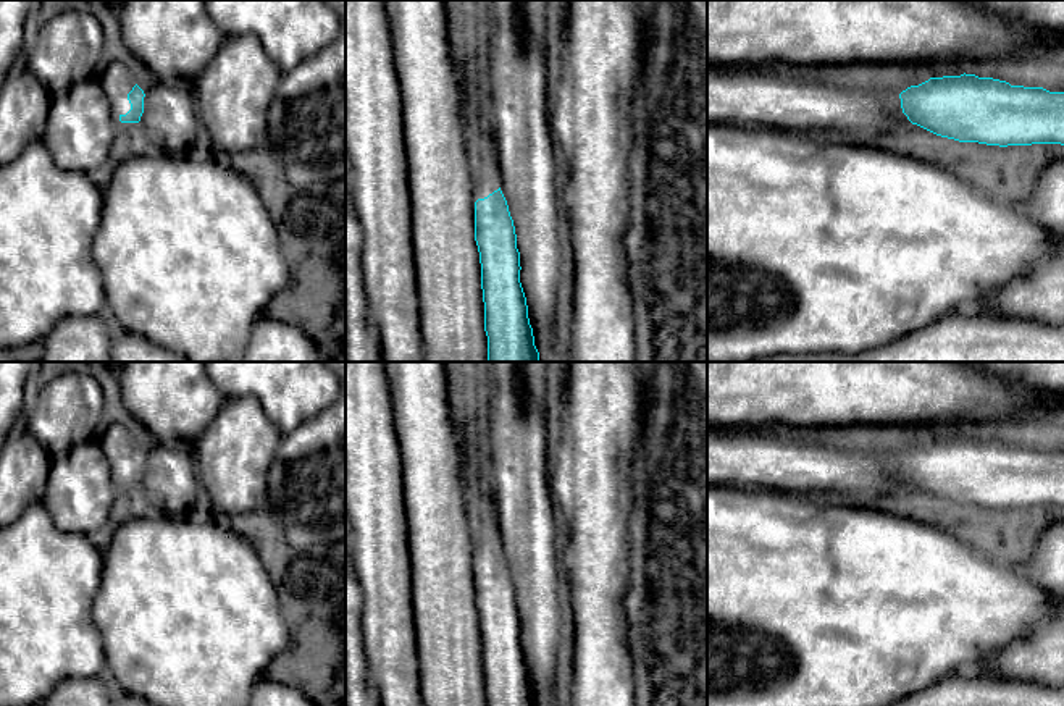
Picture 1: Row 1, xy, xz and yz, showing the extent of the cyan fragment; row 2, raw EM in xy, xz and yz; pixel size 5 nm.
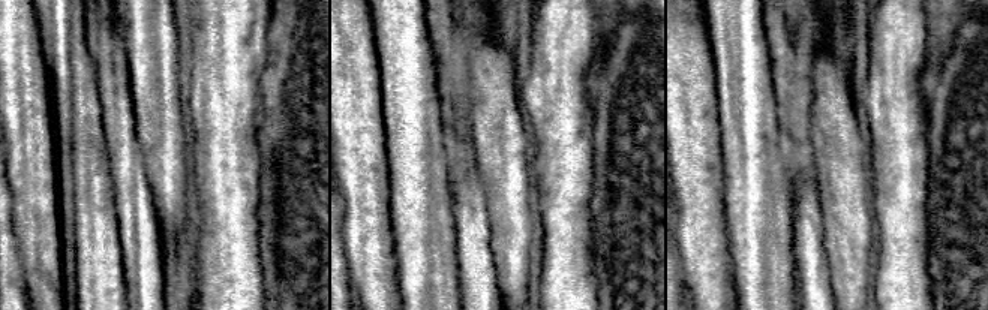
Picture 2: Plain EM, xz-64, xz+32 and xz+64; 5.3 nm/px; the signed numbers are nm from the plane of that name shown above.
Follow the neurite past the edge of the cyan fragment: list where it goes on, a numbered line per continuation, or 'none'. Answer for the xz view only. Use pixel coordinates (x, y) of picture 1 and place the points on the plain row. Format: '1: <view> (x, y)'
1: xz (481, 516)

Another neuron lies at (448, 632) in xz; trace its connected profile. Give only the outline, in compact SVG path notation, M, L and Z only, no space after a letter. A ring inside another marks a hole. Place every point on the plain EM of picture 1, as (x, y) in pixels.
M384 362L384 372L400 446L423 706L488 706L475 603L478 557L465 512L463 457L449 409L446 362Z

